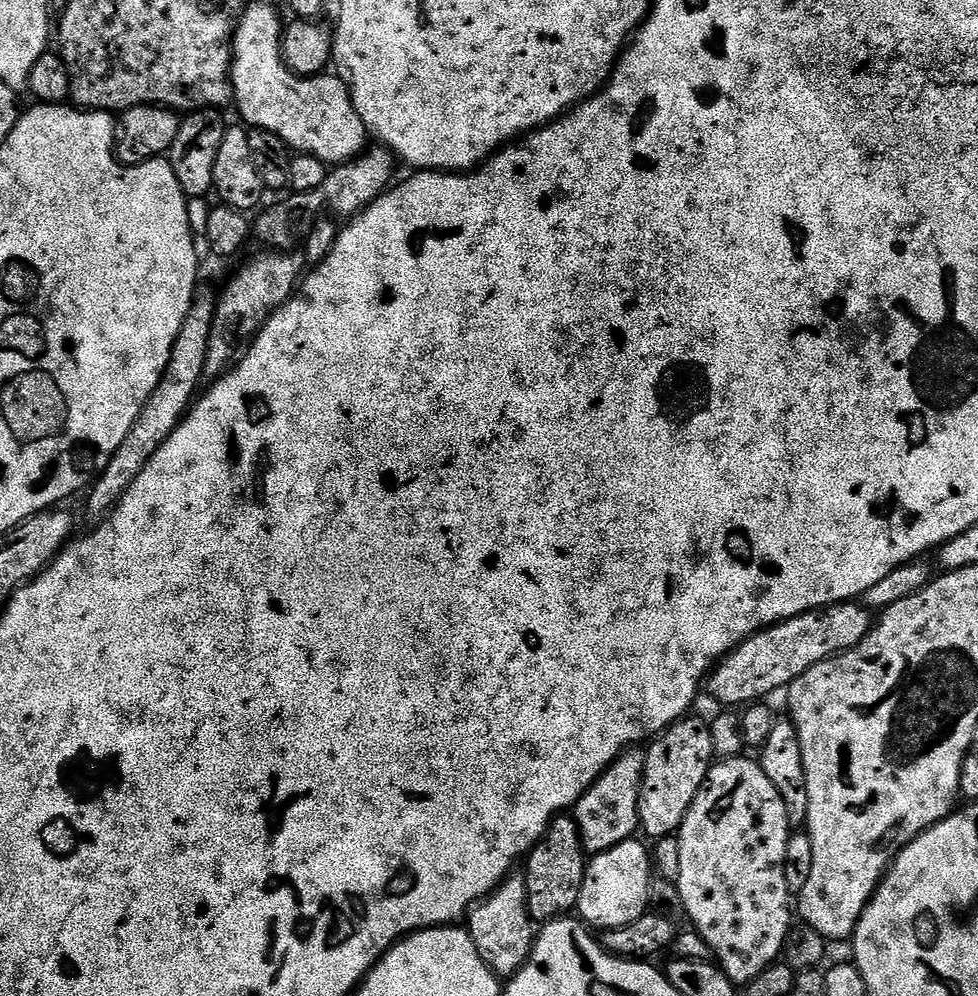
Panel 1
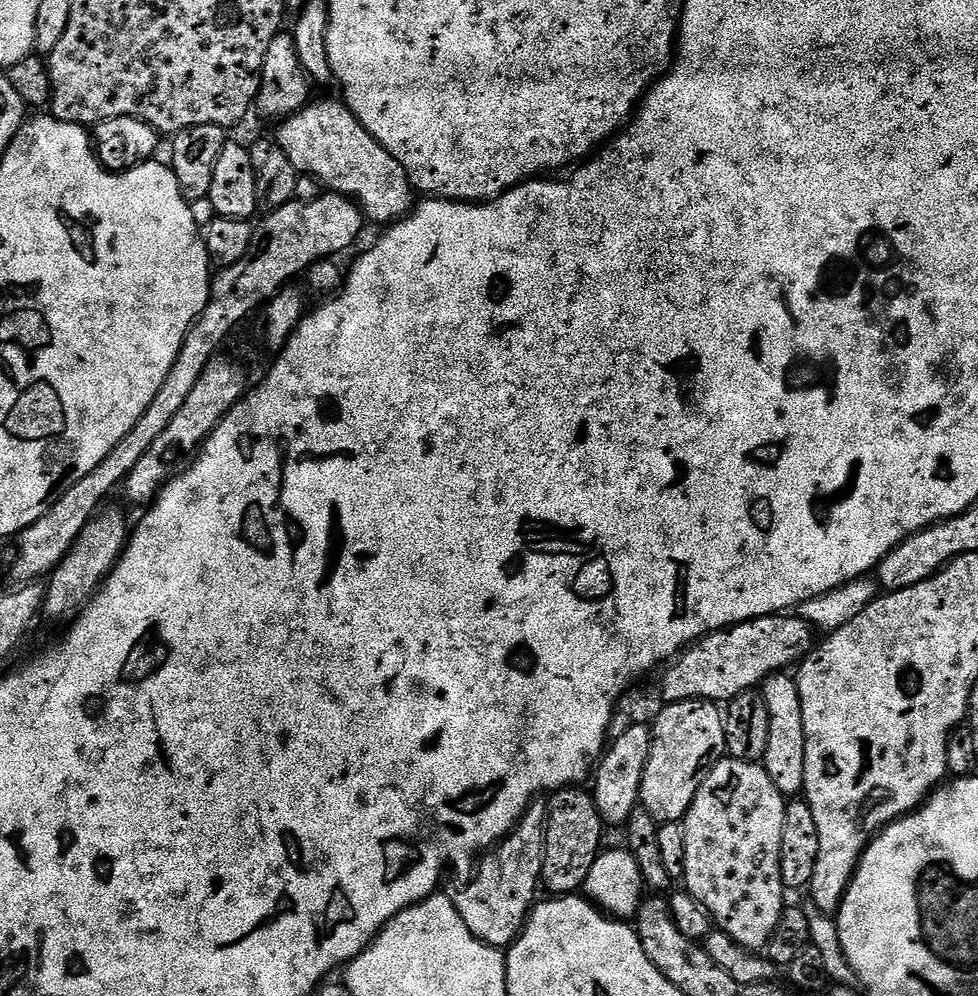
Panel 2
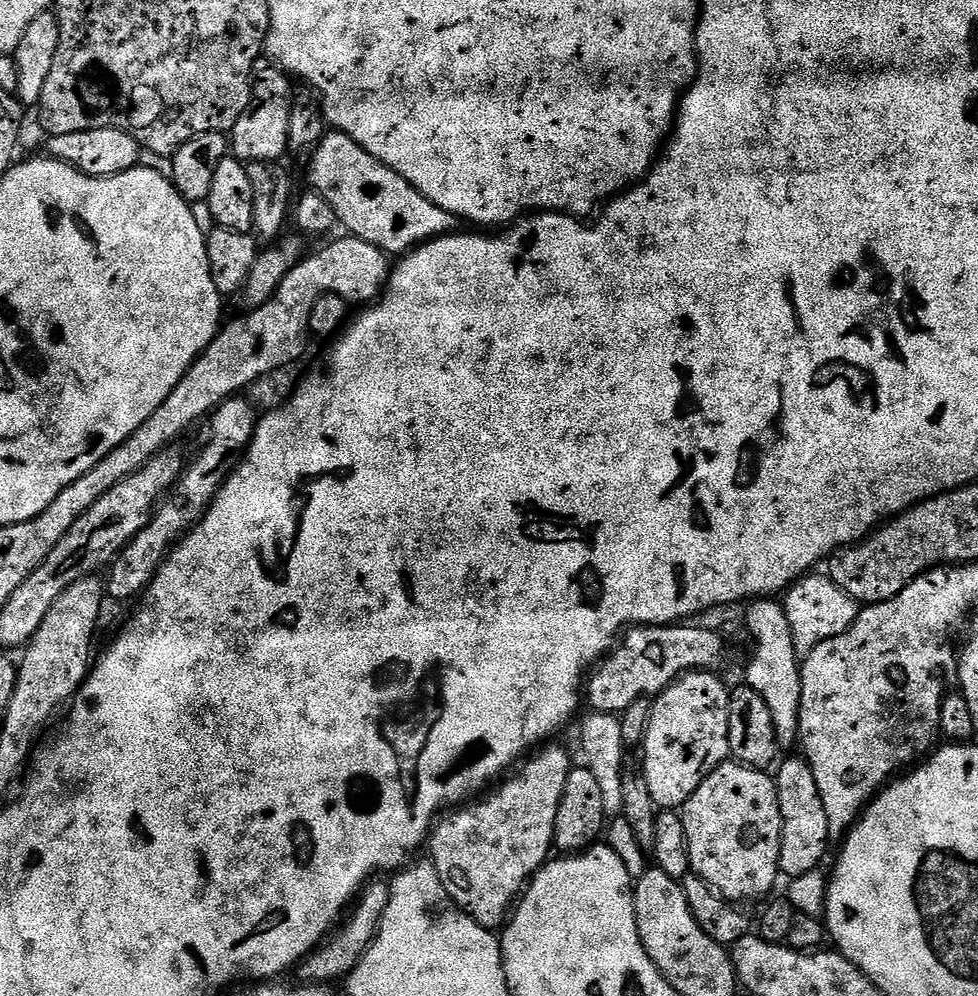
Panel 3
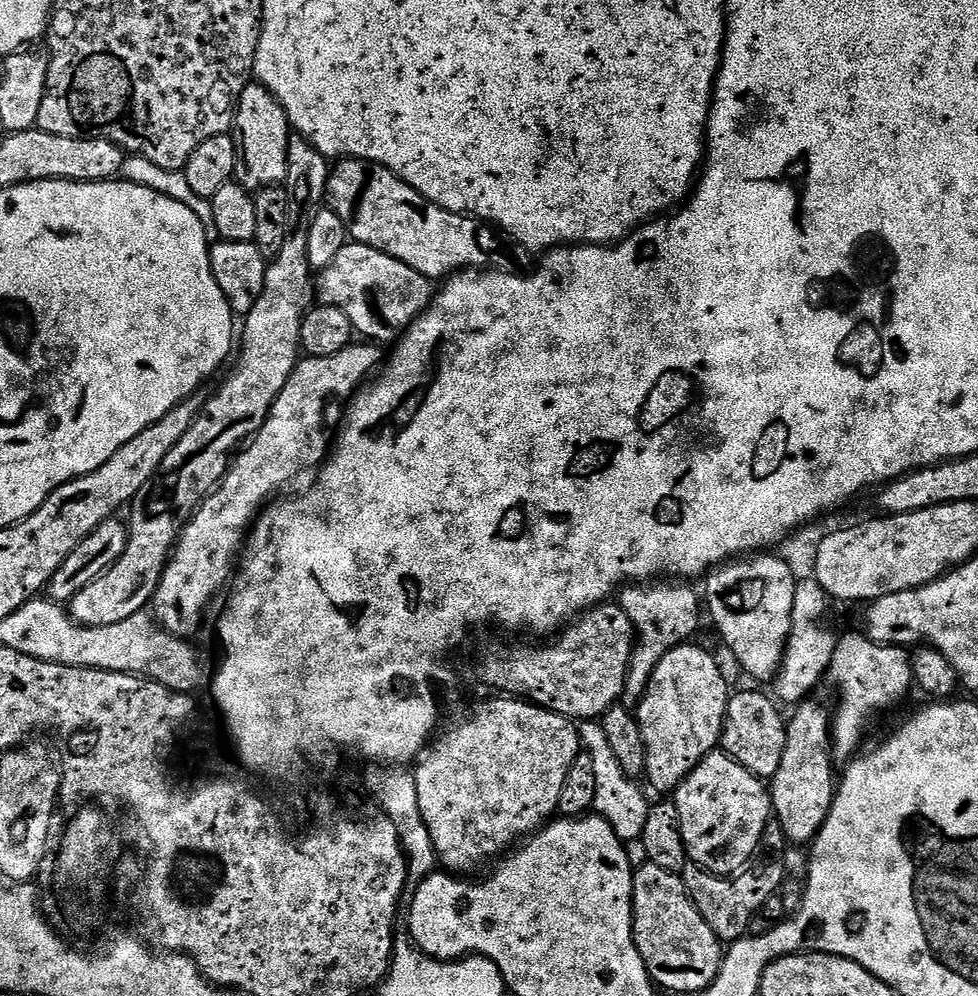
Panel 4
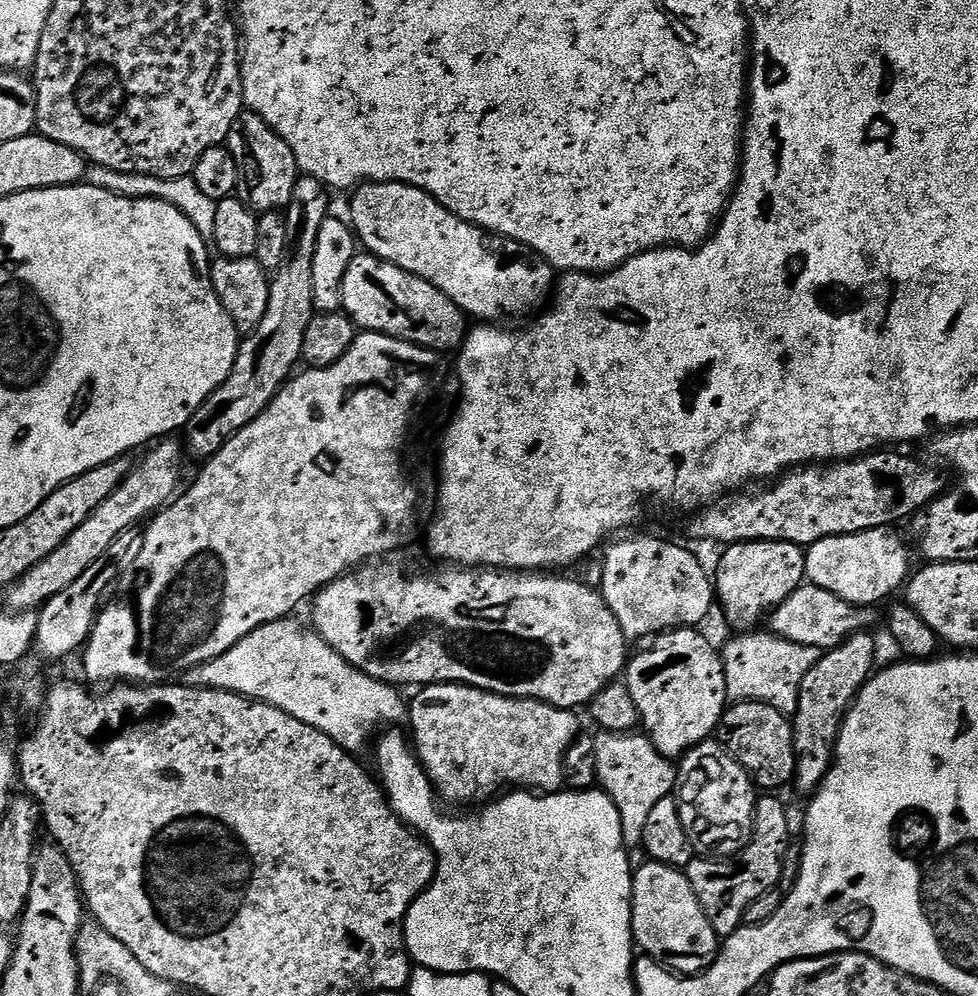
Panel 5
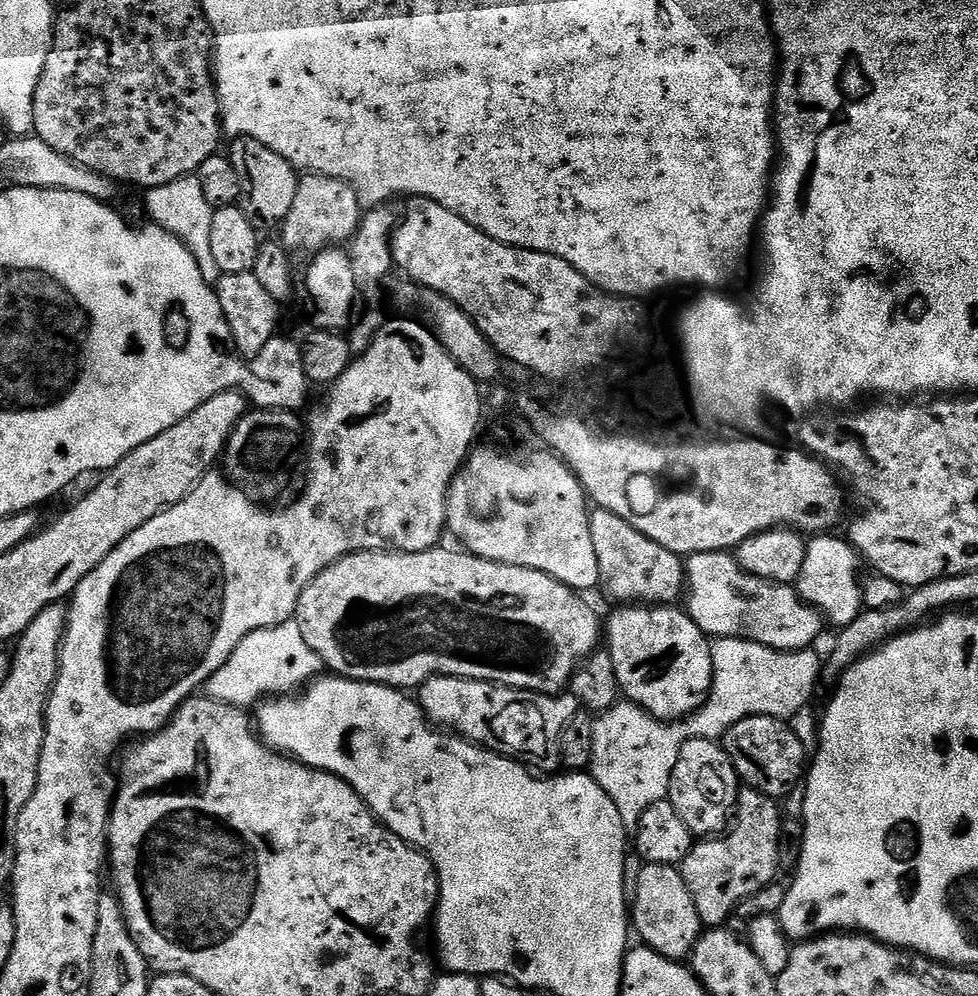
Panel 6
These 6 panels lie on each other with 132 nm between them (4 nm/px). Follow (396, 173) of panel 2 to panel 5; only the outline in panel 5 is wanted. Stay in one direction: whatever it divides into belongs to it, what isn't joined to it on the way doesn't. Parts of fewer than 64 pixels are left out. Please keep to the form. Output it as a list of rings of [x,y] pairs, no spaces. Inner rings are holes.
[[[365,182],[351,196],[350,224],[359,243],[363,247],[365,244],[365,249],[378,259],[388,260],[438,286],[446,298],[463,310],[465,317],[477,316],[480,322],[504,322],[507,316],[524,316],[543,309],[553,295],[558,272],[546,257],[517,240],[497,238],[458,218],[420,188]]]

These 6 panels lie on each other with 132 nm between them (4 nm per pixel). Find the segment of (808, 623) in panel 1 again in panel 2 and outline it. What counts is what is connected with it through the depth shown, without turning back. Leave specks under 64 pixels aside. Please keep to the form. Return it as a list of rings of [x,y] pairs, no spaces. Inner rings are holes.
[[[798,614],[759,616],[757,620],[747,620],[721,632],[712,632],[685,648],[659,673],[658,695],[665,704],[687,700],[733,700],[738,694],[759,689],[772,673],[791,669],[792,663],[803,661],[814,647],[812,635],[812,625]]]

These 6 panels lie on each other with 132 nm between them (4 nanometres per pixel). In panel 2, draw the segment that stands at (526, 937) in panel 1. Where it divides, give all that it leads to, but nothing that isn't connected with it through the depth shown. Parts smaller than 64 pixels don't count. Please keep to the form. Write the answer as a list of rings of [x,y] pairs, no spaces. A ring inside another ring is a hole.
[[[532,803],[515,828],[499,844],[483,853],[472,881],[461,892],[451,893],[454,906],[458,914],[462,914],[462,922],[466,922],[470,934],[492,948],[511,948],[528,923],[528,913],[537,903],[536,887],[539,889],[542,884],[540,875],[546,850],[547,821],[547,803]]]

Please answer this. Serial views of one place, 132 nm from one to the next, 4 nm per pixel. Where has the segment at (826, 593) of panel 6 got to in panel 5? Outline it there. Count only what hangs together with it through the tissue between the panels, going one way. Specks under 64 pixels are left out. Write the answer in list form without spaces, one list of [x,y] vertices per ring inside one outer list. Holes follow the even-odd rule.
[[[891,527],[875,528],[858,534],[822,538],[818,542],[807,545],[804,554],[804,574],[807,583],[818,586],[822,590],[830,590],[830,594],[838,594],[838,598],[857,606],[876,606],[879,600],[886,599],[891,592],[896,592],[899,588],[901,591],[914,565],[912,565],[912,556],[908,553],[907,542],[898,533],[892,531],[896,530]]]

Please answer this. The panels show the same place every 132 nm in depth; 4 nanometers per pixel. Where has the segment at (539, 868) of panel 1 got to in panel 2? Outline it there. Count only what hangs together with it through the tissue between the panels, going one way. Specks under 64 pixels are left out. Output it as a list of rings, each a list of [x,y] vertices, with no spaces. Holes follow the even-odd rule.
[[[587,787],[560,788],[547,797],[546,803],[546,850],[542,858],[540,879],[543,887],[552,891],[549,893],[553,897],[570,896],[583,889],[590,874],[590,866],[594,866],[594,862],[600,857],[600,843],[604,840],[606,825],[598,814],[598,806]]]

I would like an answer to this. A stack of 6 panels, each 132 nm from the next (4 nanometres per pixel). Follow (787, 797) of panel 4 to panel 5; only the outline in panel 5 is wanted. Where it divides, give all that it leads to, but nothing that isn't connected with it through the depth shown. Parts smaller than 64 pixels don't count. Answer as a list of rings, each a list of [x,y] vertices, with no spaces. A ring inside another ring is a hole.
[[[868,630],[855,632],[846,642],[827,649],[820,660],[810,666],[806,678],[802,678],[798,706],[791,717],[796,751],[794,788],[800,792],[815,793],[832,768],[844,717],[874,672],[872,663],[876,660],[876,640],[872,634]]]

